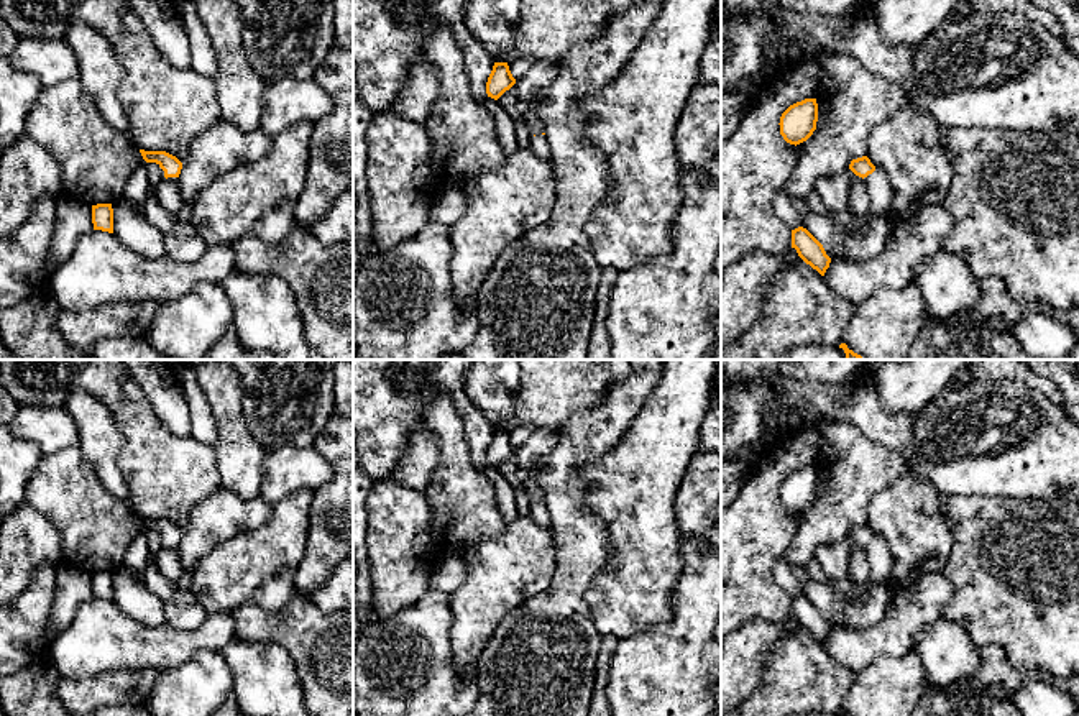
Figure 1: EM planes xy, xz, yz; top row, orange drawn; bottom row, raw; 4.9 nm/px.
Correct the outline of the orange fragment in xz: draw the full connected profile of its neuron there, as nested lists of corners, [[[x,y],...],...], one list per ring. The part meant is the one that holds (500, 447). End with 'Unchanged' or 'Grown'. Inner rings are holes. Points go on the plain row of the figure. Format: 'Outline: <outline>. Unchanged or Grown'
Outline: [[[494,430],[486,450],[488,465],[498,468],[506,458],[516,452],[507,430]]]. Unchanged

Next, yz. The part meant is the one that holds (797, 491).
Outline: [[[805,466],[790,473],[780,484],[780,503],[790,512],[806,509],[816,498],[818,471],[816,466]]]. Unchanged

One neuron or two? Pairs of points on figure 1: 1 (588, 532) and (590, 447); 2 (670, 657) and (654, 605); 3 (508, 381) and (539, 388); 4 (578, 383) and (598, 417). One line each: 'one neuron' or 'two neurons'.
1: one neuron
2: two neurons
3: two neurons
4: two neurons

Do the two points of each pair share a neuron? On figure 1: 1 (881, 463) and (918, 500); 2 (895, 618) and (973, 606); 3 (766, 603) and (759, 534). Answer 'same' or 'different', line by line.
1: different
2: different
3: same

